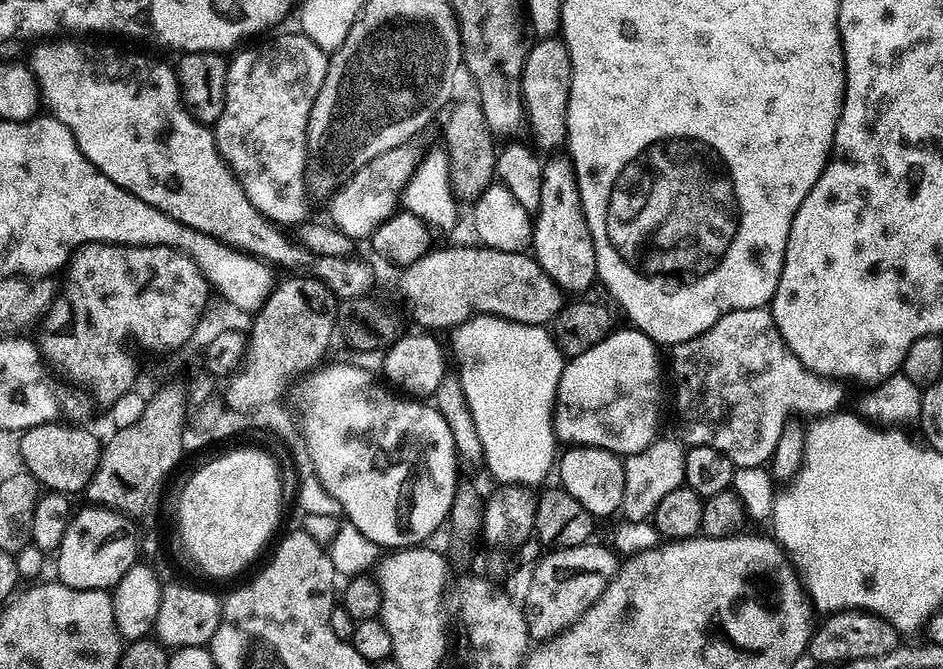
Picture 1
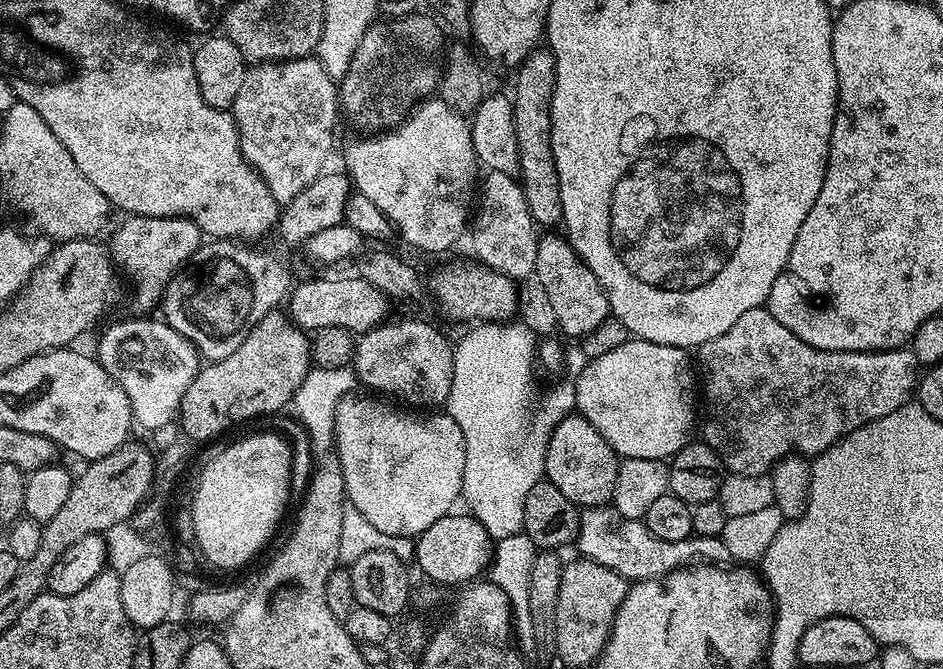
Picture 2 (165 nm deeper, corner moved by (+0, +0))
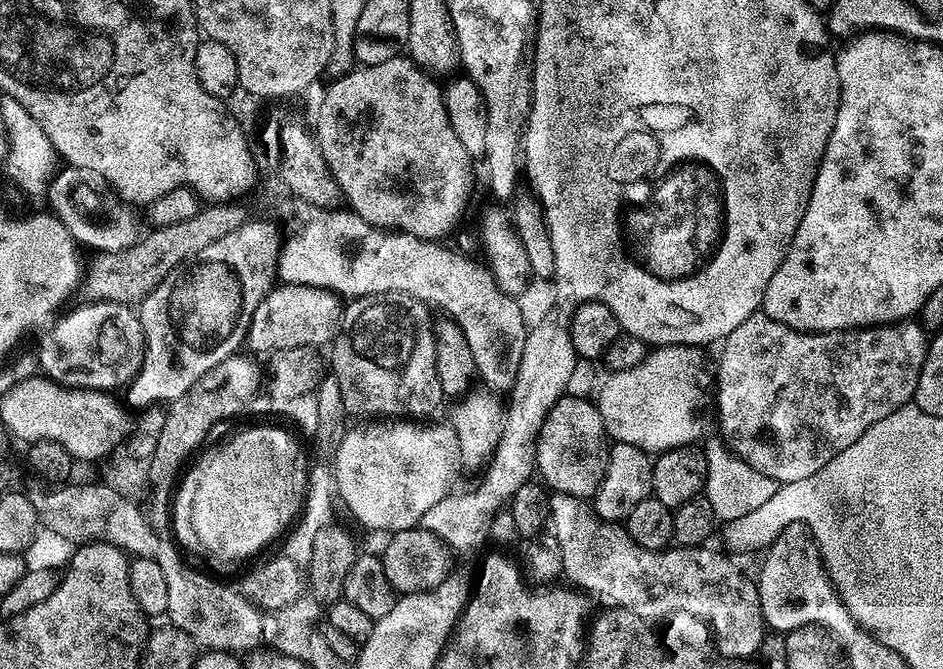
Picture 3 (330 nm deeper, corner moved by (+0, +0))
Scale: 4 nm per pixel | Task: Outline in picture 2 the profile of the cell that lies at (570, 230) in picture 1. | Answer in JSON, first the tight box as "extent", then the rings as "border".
{"extent":[534,234,610,338],"border":[[[544,234],[537,242],[537,260],[534,277],[545,287],[546,295],[554,310],[556,328],[564,331],[568,336],[583,338],[598,330],[602,322],[610,319],[608,296],[604,288],[594,278],[580,256],[568,244],[563,235]]]}

